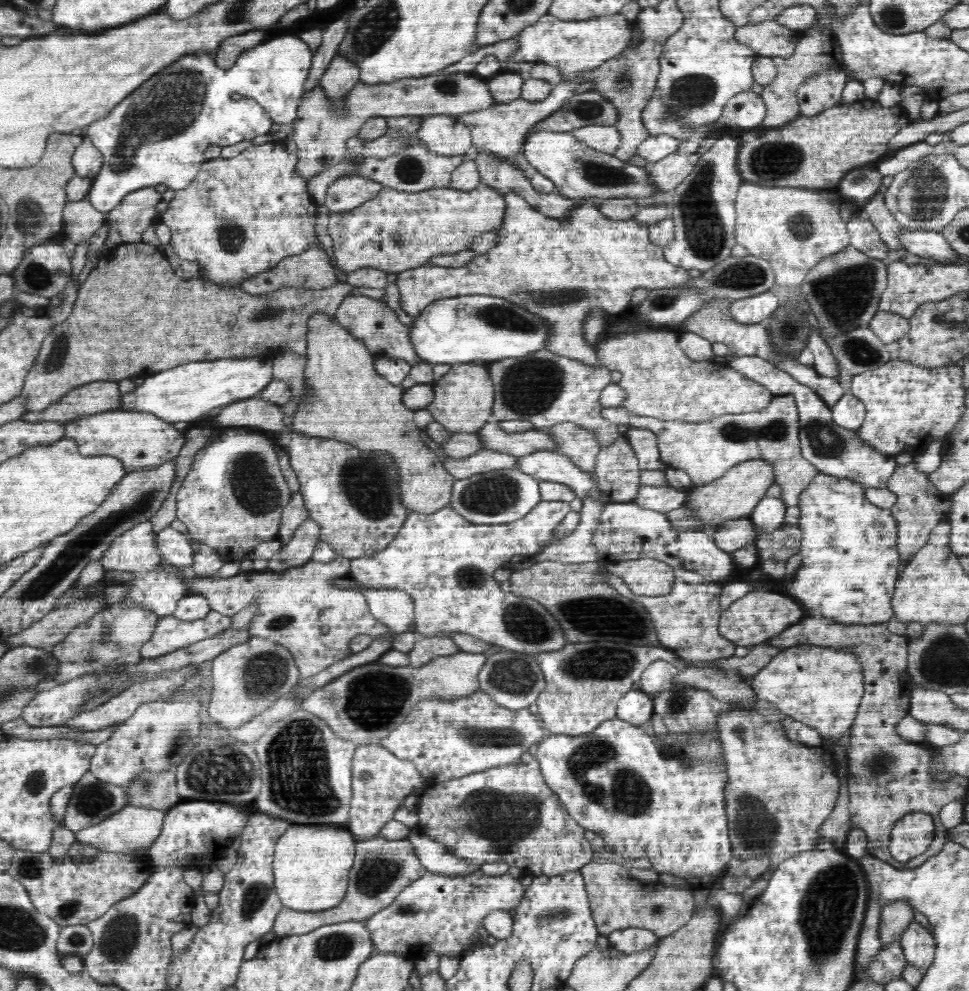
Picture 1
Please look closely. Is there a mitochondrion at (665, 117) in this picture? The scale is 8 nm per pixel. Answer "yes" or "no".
yes

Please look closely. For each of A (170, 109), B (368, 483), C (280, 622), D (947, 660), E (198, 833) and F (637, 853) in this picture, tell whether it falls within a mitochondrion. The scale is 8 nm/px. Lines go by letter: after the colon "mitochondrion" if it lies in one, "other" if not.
A: mitochondrion
B: mitochondrion
C: mitochondrion
D: mitochondrion
E: other
F: other

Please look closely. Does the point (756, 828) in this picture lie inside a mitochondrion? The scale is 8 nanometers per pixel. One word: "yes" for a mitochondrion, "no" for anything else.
yes

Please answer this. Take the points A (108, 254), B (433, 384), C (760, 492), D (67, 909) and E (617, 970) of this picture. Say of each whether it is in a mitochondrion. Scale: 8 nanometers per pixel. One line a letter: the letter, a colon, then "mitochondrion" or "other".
A: other
B: other
C: other
D: mitochondrion
E: other

